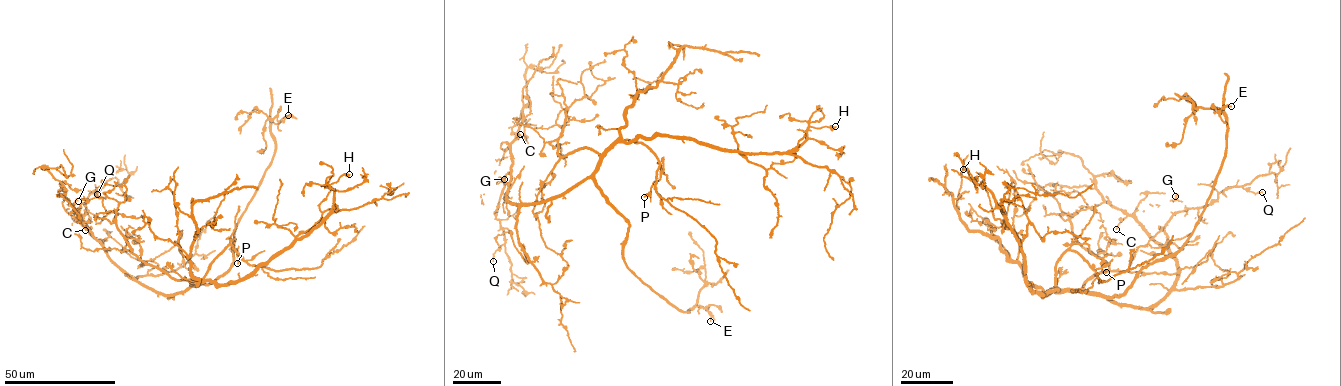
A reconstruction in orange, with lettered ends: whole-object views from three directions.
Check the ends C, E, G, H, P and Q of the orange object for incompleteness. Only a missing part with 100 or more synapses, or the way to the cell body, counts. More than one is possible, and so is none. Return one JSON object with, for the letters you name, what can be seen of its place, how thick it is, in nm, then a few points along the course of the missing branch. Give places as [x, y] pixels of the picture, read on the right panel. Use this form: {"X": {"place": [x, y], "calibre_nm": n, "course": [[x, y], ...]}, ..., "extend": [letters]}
{"extend": []}

